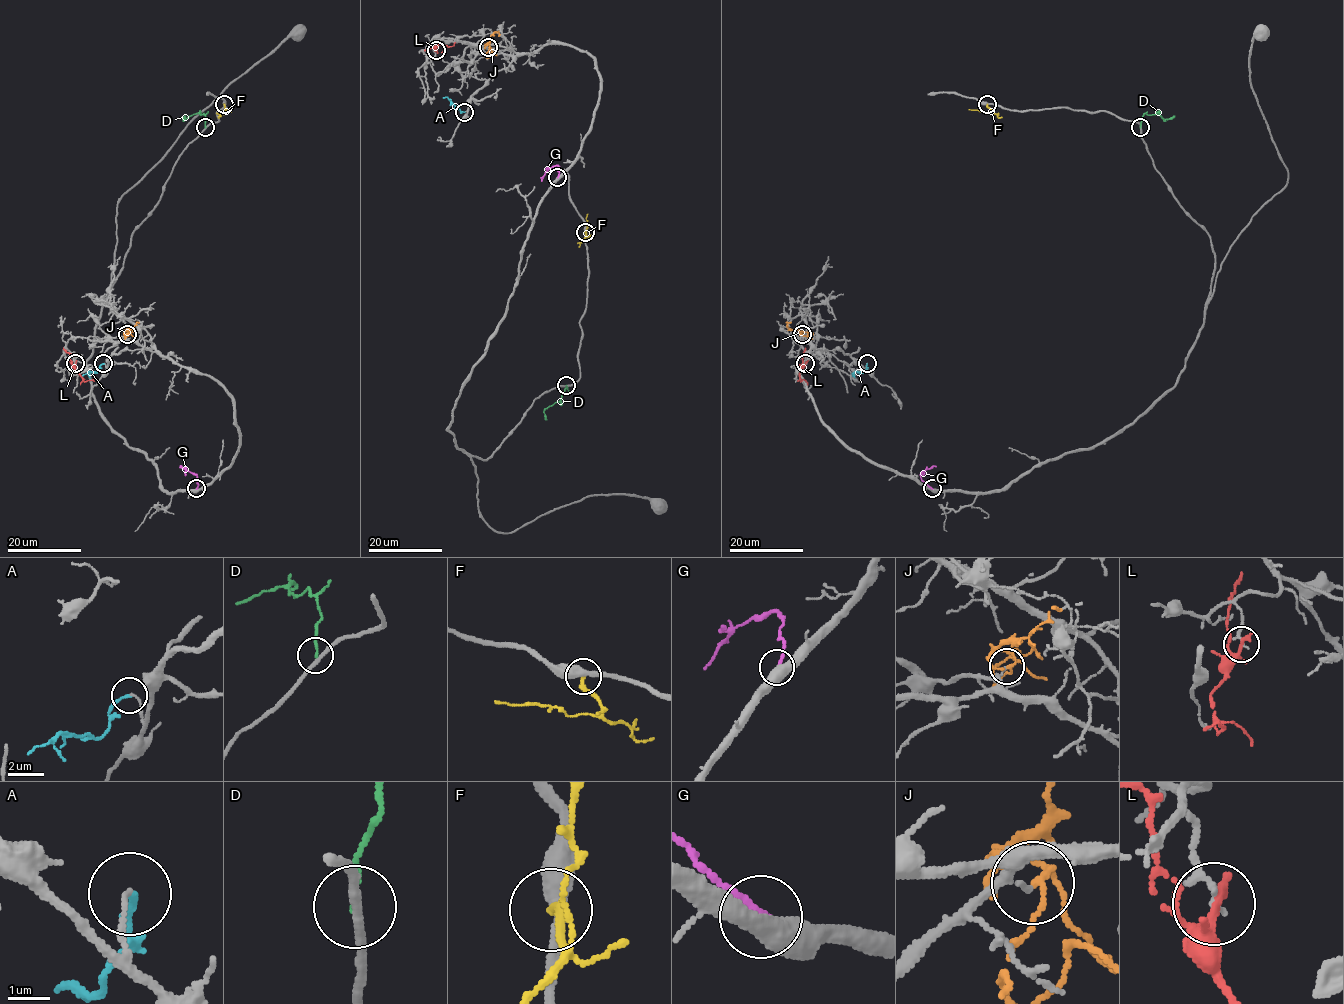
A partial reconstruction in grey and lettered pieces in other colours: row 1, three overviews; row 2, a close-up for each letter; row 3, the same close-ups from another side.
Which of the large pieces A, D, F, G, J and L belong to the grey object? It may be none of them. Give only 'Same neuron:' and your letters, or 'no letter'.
Same neuron: no letter

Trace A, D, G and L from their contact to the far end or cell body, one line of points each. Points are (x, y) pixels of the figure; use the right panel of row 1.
A: (866, 364), (864, 372), (855, 371), (852, 376)
D: (1141, 127), (1145, 113), (1156, 112), (1165, 119), (1175, 115)
G: (932, 488), (920, 475), (936, 466)
L: (805, 363), (799, 374), (802, 380), (797, 381)

